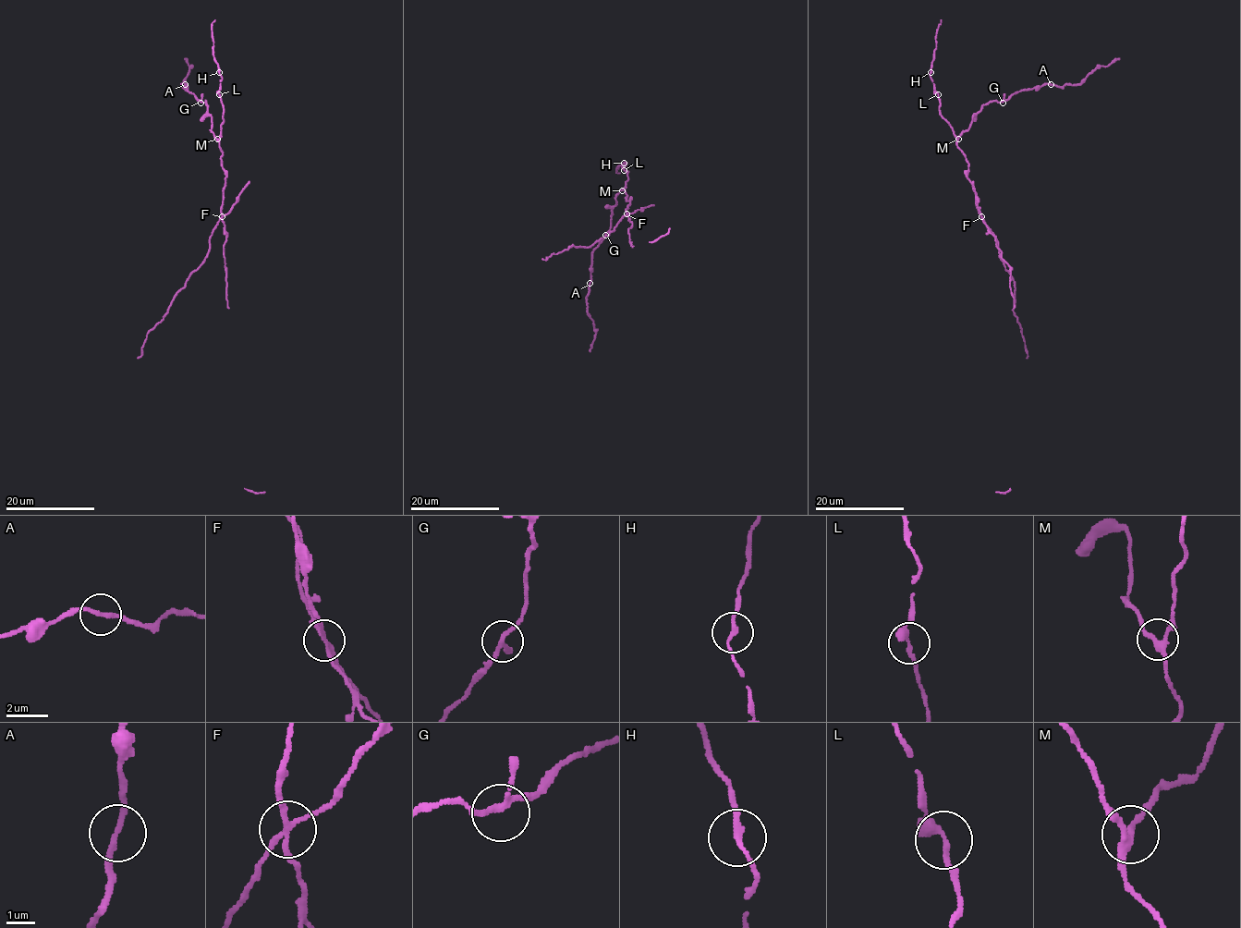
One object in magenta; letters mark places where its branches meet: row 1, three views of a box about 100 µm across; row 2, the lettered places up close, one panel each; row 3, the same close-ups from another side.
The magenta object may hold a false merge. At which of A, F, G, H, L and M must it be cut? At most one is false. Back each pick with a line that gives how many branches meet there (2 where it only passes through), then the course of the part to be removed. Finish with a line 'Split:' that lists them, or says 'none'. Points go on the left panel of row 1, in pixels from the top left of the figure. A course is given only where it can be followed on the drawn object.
F: 4
Split: F

